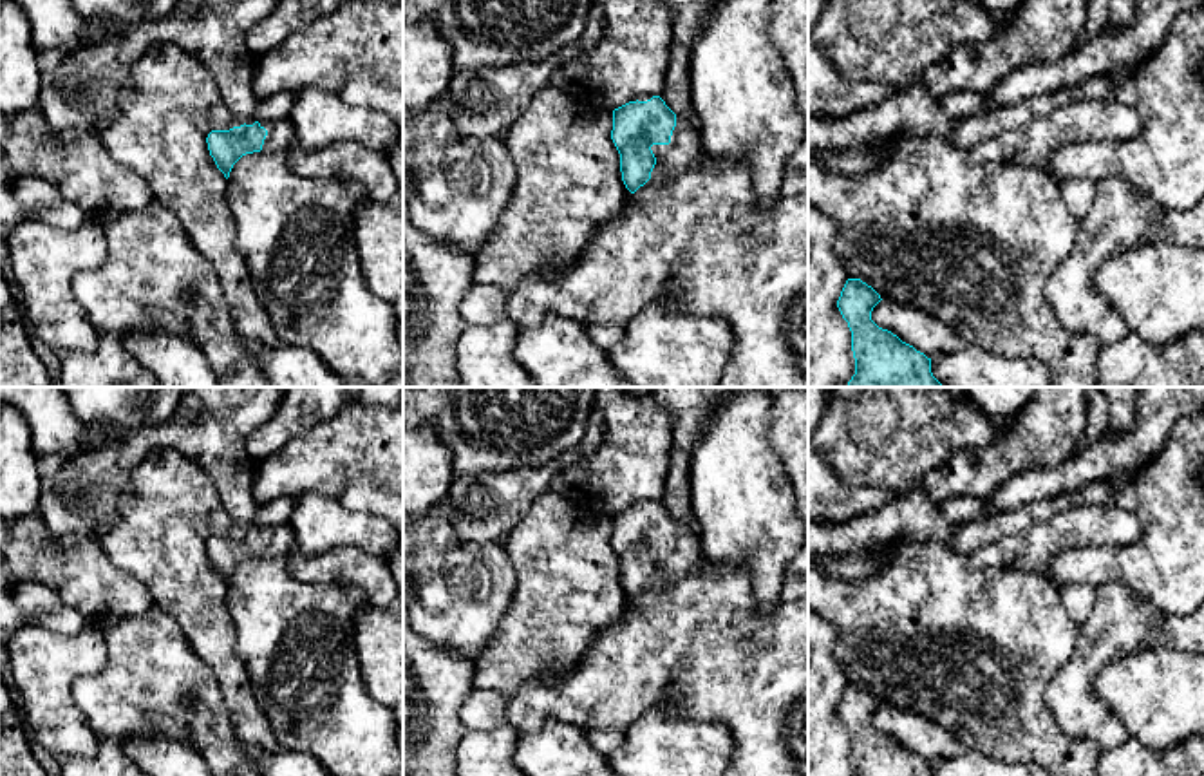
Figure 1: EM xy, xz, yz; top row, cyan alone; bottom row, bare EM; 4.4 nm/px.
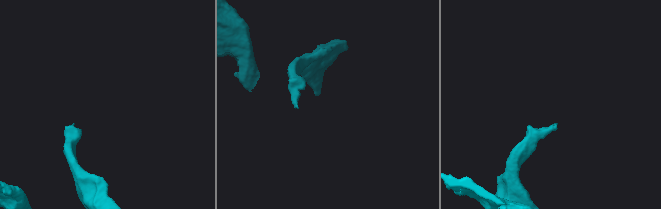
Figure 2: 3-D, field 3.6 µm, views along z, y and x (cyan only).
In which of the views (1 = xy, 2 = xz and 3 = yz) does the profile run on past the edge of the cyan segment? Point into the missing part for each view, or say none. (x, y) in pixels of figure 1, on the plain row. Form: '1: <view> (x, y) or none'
1: xy (281, 538)
2: xz (684, 556)
3: none

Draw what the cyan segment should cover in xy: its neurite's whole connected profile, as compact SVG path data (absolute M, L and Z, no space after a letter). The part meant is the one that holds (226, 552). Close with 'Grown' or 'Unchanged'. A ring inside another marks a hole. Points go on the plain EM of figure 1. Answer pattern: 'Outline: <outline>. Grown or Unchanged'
Outline: M289 523L275 526L246 526L230 535L212 535L206 543L210 561L217 573L230 582L233 570L246 559L282 557L296 548Z. Grown

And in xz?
Outline: M660 501L615 514L611 544L620 559L627 602L649 584L678 582L692 573L703 557L698 534L676 521Z. Grown

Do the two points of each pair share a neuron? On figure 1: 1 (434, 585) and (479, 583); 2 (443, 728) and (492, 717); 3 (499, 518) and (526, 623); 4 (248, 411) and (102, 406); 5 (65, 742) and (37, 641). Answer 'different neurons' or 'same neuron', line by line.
1: same neuron
2: different neurons
3: different neurons
4: different neurons
5: same neuron

